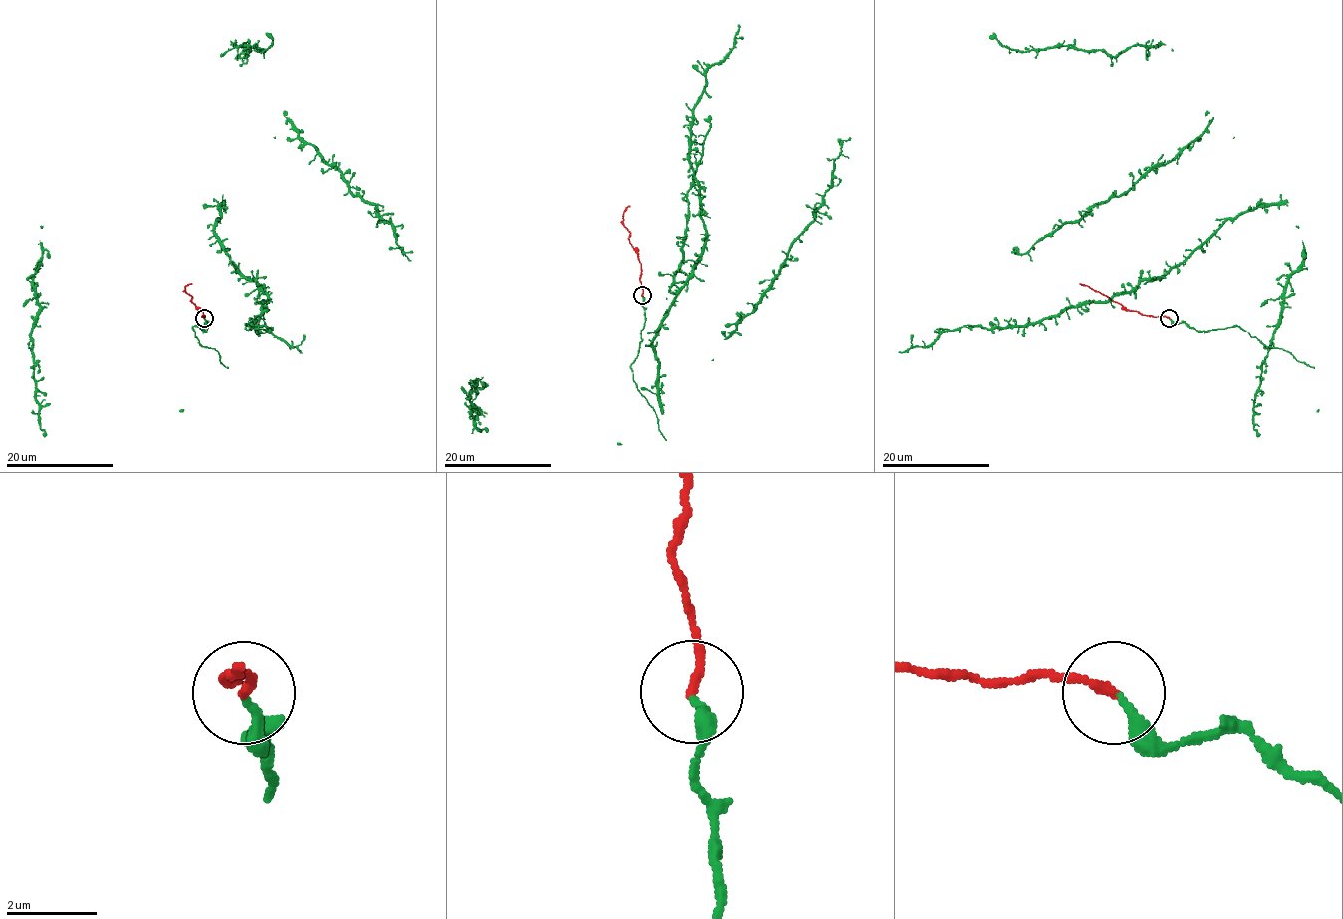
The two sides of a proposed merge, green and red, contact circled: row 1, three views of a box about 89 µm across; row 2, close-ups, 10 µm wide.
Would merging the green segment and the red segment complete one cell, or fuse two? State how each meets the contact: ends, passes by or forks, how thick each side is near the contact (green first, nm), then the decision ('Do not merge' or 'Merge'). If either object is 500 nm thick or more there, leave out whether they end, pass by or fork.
At the ring green ends. At the ring red ends. Thickness 180 nm (green) against 180 nm. Merge

